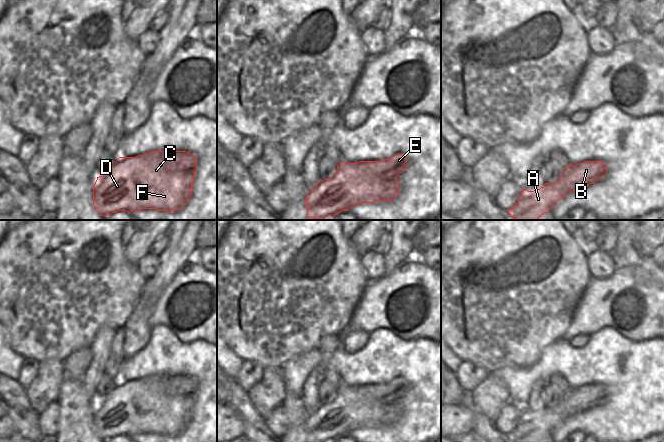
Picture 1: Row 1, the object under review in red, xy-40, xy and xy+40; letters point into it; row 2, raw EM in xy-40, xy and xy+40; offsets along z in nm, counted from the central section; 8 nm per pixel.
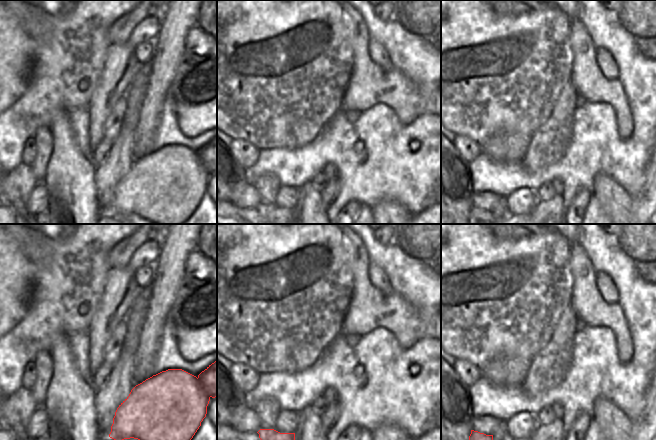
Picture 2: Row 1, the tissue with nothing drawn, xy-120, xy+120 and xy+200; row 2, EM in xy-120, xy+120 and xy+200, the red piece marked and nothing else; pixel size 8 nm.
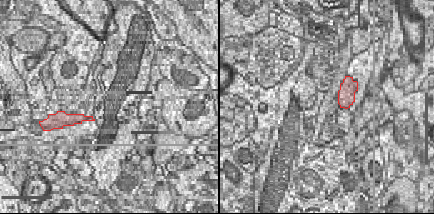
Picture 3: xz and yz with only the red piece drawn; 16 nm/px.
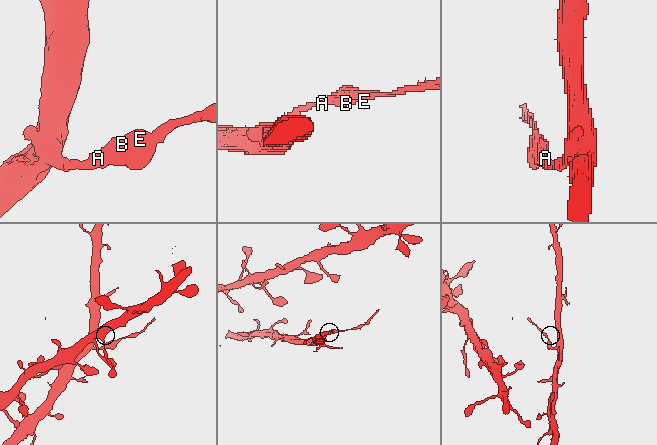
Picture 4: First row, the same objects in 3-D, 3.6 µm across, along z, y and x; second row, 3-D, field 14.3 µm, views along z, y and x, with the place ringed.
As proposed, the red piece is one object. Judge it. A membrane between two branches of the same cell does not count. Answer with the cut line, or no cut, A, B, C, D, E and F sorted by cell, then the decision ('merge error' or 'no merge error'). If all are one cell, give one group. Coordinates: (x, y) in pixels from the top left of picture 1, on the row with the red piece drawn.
cut xy (370, 161), (369, 172), (371, 174), (387, 173), (396, 175); groups A B C D F / E; merge error

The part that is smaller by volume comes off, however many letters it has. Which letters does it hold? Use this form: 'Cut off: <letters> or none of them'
Cut off: E

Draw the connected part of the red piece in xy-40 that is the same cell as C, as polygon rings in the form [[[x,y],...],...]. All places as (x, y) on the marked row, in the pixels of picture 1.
[[[152,151],[136,157],[119,157],[103,175],[97,177],[93,186],[93,206],[106,217],[118,211],[178,211],[182,209],[193,192],[197,163],[185,161],[186,151]]]

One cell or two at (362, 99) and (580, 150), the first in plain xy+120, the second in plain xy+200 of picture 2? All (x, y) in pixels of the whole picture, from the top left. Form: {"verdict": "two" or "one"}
{"verdict": "two"}

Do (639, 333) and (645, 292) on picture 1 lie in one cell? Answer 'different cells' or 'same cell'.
same cell

